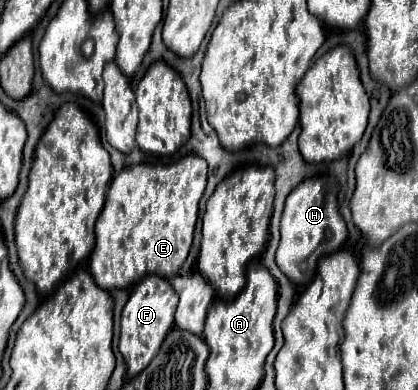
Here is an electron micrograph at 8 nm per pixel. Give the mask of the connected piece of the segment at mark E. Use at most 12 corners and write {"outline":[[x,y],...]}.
{"outline":[[207,161],[115,175],[95,227],[105,291],[177,277]]}

